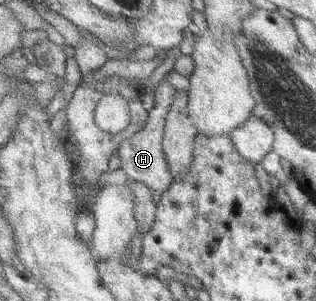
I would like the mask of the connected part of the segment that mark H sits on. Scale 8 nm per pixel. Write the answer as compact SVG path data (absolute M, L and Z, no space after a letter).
M163 77L156 85L155 104L148 111L149 117L146 126L137 132L134 136L126 139L118 149L119 157L121 157L121 172L124 173L127 180L138 181L150 187L155 193L165 193L173 183L172 175L169 172L169 164L163 149L164 131L166 119L178 89L173 87L165 77Z

